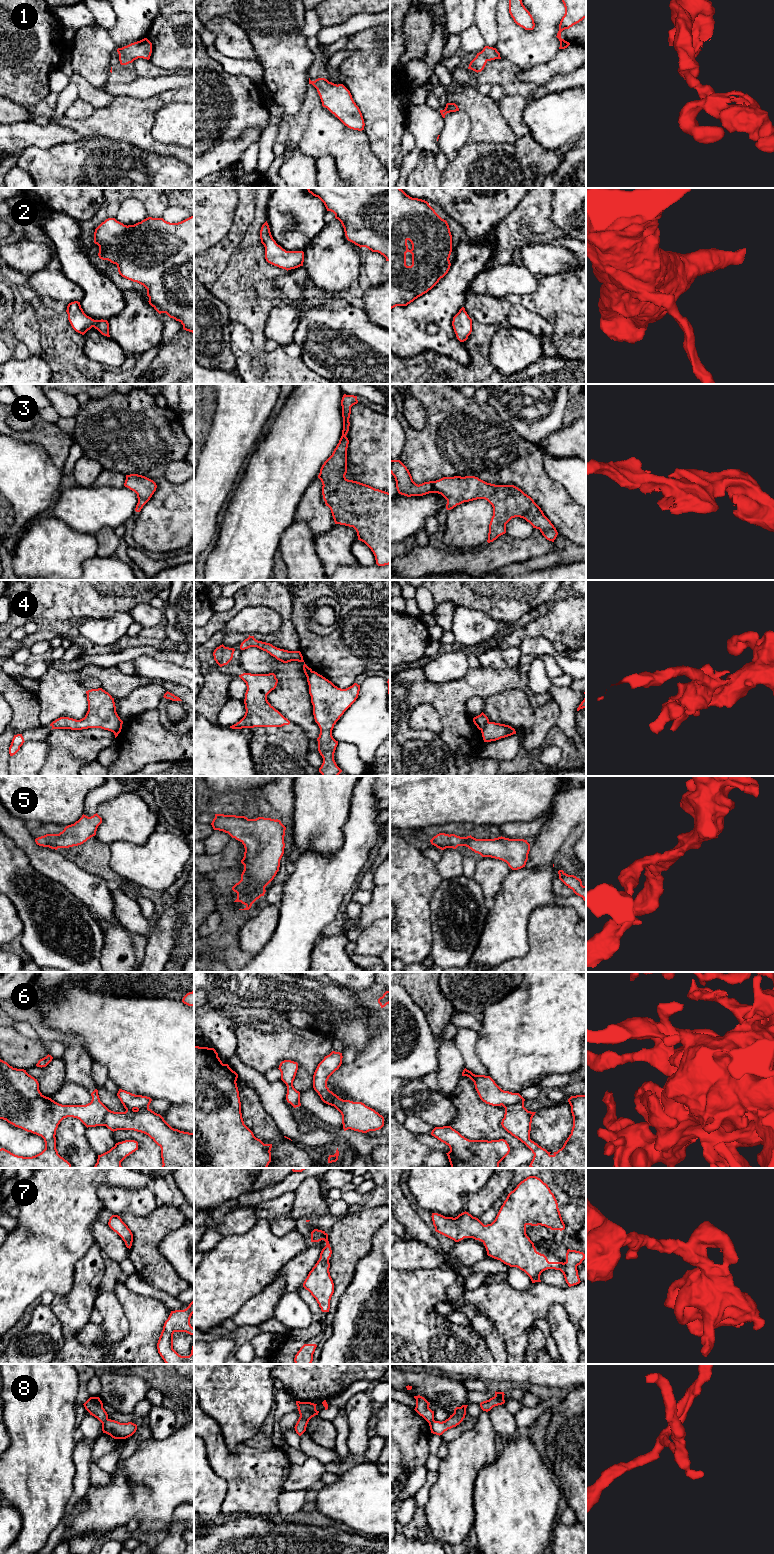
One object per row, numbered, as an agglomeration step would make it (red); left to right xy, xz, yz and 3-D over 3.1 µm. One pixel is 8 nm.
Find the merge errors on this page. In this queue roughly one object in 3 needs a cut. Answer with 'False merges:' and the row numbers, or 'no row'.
False merges: 4, 8

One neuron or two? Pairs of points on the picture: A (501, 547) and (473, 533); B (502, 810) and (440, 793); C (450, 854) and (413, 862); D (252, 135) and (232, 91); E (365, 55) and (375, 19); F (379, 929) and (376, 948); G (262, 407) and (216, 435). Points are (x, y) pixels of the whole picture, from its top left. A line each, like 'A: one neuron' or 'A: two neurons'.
A: two neurons
B: one neuron
C: two neurons
D: two neurons
E: two neurons
F: one neuron
G: one neuron

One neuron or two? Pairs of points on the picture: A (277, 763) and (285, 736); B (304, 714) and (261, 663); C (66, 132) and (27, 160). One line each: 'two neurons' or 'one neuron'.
A: one neuron
B: one neuron
C: two neurons

